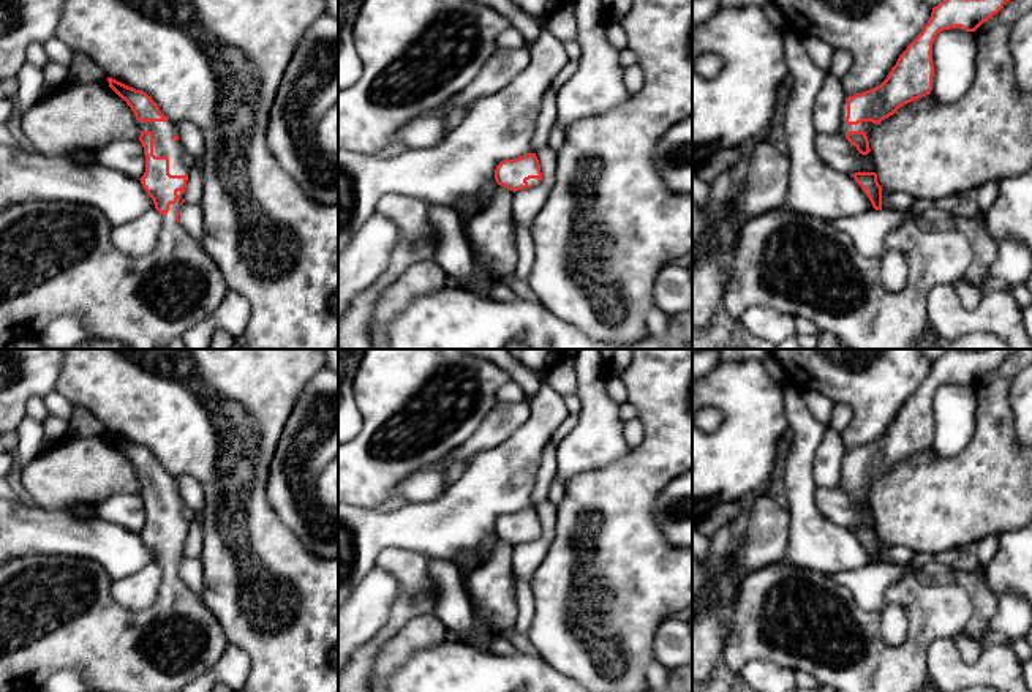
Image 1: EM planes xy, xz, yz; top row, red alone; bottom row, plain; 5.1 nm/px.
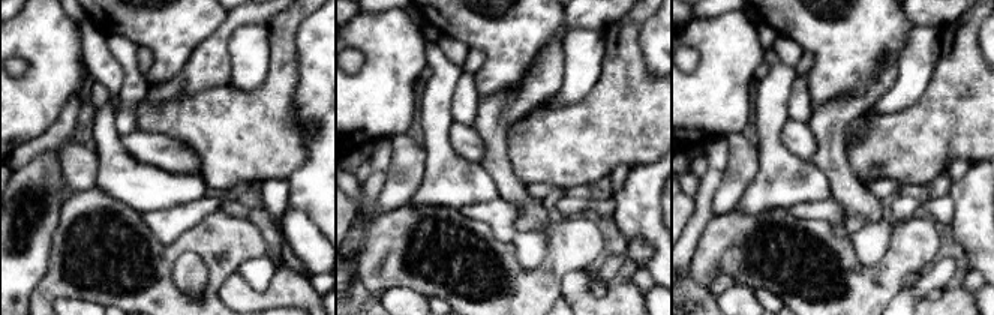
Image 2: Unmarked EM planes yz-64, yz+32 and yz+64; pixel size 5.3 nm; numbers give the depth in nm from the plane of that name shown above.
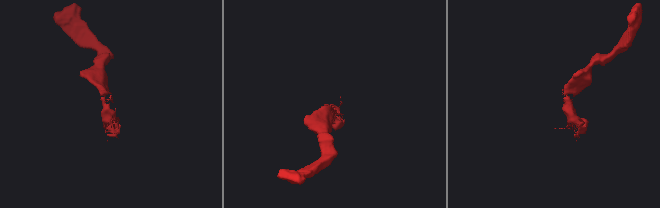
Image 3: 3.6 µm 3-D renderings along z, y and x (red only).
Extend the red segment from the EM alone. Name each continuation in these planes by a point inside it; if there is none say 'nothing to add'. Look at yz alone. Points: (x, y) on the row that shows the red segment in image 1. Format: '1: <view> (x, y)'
1: yz (865, 127)

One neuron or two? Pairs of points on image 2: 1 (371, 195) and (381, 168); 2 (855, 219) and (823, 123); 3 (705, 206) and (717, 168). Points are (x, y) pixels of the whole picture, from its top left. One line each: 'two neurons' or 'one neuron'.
1: one neuron
2: one neuron
3: one neuron

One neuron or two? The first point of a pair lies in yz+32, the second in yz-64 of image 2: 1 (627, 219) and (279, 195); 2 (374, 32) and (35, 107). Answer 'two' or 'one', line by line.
1: two
2: one

